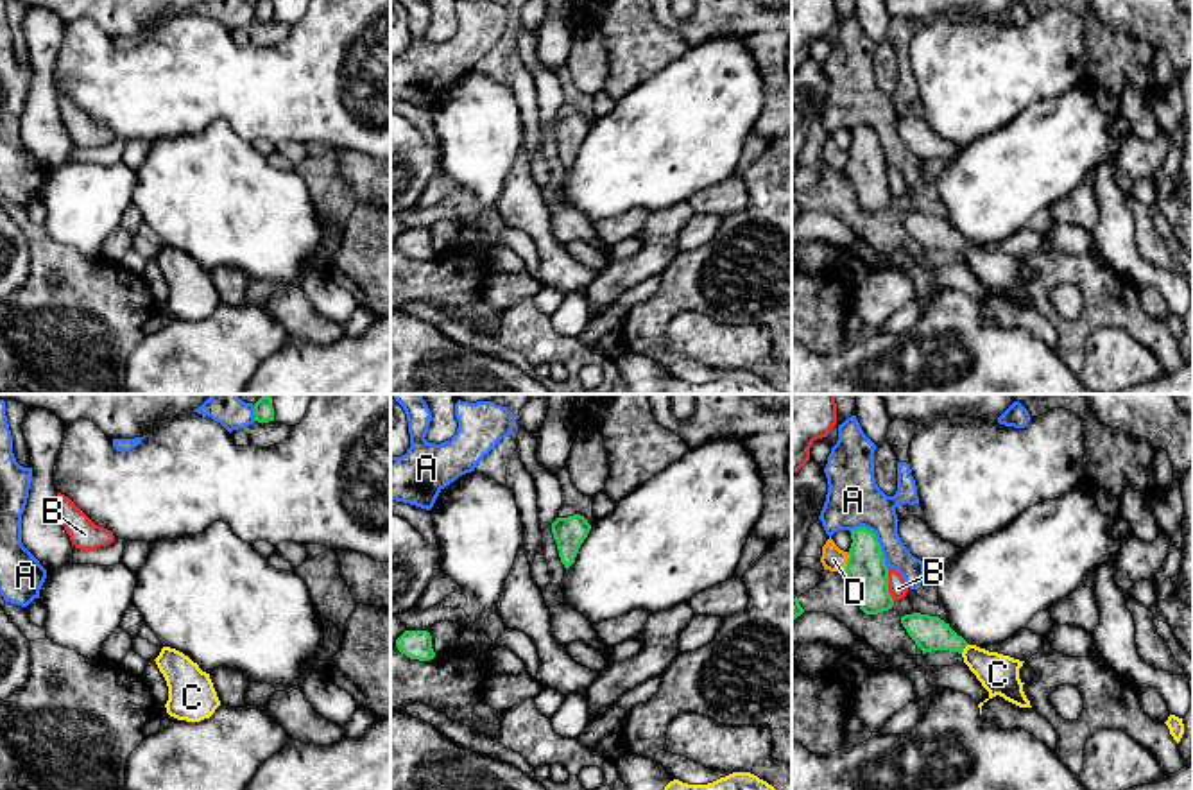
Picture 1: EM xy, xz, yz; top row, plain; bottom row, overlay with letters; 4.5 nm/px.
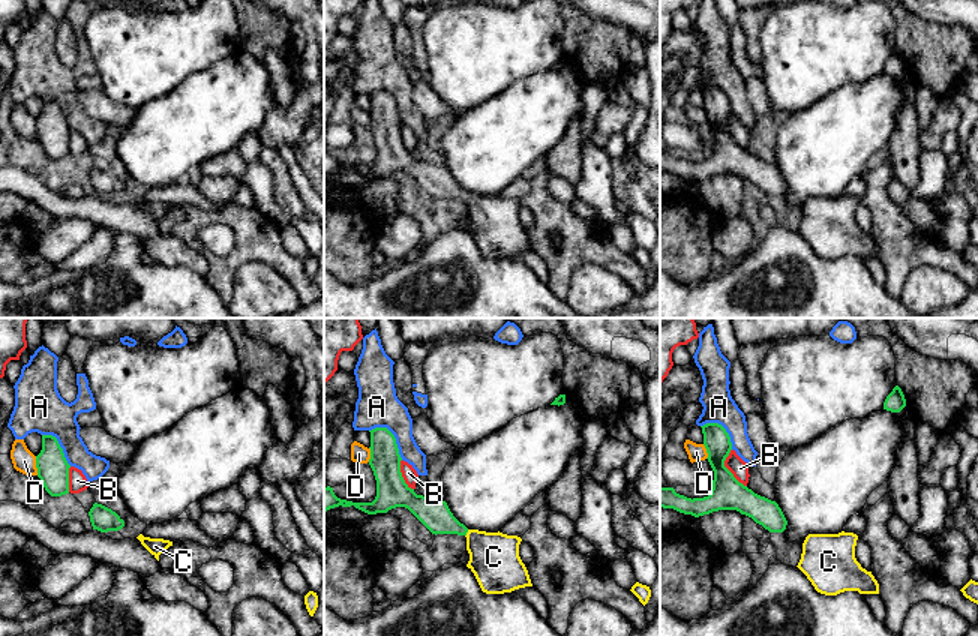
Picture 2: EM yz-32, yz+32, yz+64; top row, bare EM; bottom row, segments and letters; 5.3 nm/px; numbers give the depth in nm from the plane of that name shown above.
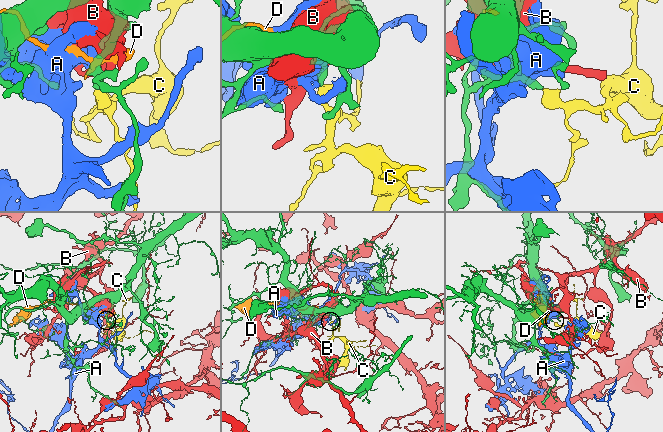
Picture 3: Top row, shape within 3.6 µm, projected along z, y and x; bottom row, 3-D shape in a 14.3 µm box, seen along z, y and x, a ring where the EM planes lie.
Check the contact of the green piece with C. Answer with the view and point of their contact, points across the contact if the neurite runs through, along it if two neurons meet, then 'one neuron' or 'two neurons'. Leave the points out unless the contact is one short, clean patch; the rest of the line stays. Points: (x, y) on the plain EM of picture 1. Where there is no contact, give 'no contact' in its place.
meets green in yz at (964, 246); runs through yz (930, 231), (964, 246), (998, 273); one neuron

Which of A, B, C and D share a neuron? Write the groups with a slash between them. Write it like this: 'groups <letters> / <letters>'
groups A / B / C / D

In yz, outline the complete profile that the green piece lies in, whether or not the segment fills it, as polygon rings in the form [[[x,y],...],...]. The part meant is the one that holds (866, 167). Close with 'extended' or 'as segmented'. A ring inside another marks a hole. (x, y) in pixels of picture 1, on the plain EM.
[[[865,125],[851,129],[845,174],[851,179],[860,208],[865,213],[878,213],[892,208],[888,192],[888,167],[883,158],[876,133]]]; as segmented

